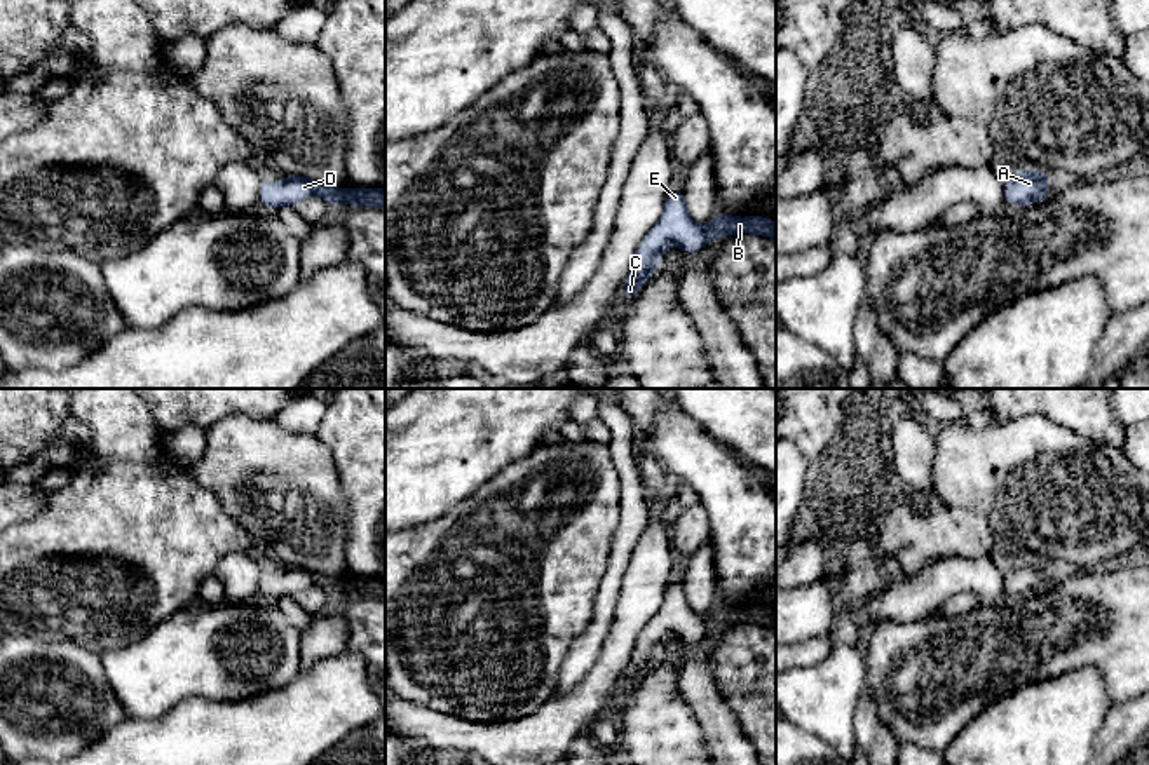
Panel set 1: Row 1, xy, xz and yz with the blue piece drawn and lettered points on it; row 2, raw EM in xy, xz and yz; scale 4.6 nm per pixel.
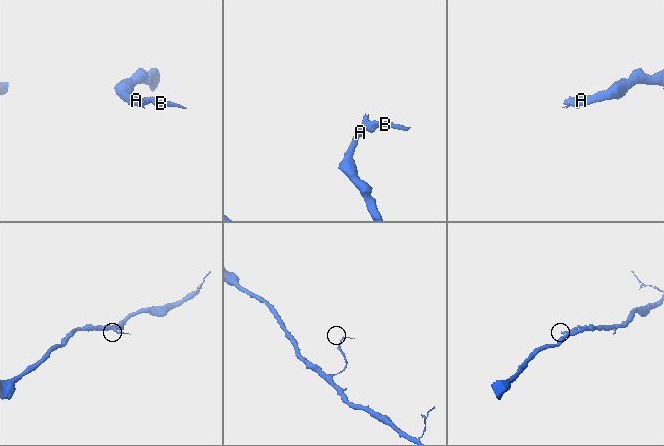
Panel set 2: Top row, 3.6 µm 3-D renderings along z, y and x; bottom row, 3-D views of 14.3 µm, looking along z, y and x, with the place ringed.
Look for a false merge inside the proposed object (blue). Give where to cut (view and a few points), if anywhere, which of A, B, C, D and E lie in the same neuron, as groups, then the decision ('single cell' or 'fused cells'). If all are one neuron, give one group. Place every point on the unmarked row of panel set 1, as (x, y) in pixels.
no cut | A B C D E | single cell

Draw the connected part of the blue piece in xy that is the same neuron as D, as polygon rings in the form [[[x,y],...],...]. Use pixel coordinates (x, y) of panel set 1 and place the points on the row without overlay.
[[[286,566],[282,572],[262,572],[260,592],[279,599],[295,596],[307,587],[319,586],[328,596],[349,592],[356,596],[385,598],[385,580],[380,579],[333,579],[305,566]]]

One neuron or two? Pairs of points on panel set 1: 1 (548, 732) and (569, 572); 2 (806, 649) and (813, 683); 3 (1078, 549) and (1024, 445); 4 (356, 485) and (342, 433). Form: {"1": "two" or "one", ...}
{"1": "two", "2": "two", "3": "one", "4": "one"}

